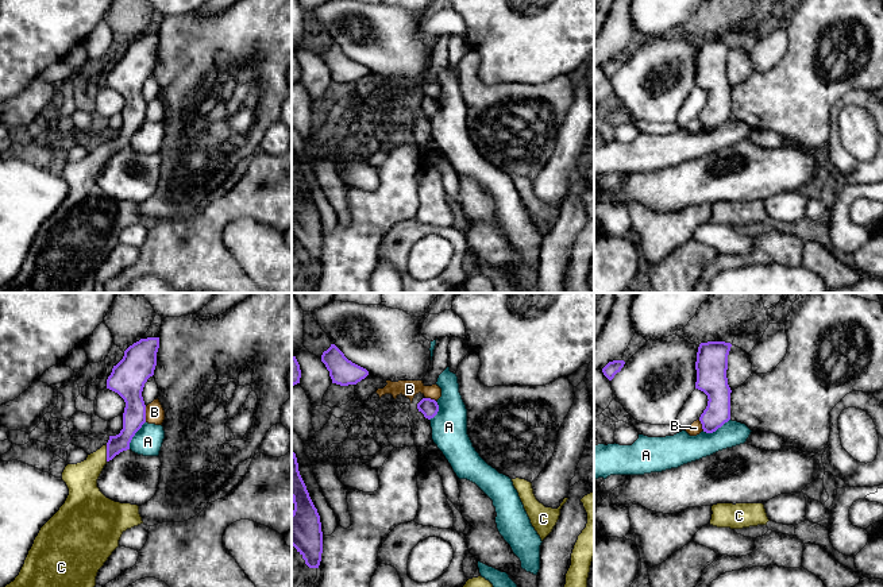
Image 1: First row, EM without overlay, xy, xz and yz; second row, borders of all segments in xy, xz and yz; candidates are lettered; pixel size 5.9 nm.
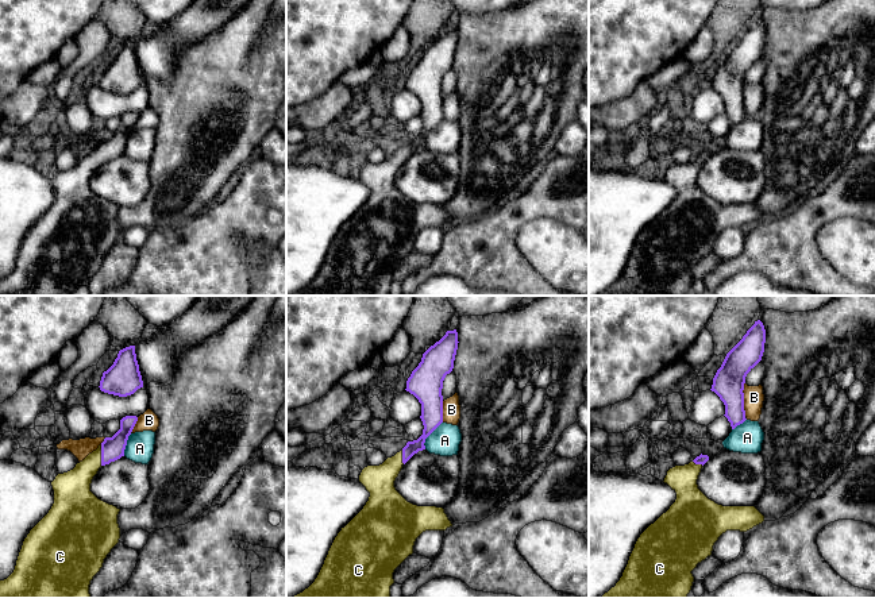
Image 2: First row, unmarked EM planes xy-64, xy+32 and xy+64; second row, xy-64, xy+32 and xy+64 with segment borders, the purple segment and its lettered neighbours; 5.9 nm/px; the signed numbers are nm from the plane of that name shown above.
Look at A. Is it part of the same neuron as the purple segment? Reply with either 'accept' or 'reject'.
reject

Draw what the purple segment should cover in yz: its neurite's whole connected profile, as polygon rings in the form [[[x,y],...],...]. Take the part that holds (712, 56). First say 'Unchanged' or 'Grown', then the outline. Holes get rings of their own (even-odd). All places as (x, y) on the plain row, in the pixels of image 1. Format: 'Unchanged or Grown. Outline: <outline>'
Unchanged. Outline: [[[725,39],[701,40],[697,50],[695,86],[707,93],[707,104],[699,115],[702,127],[713,131],[730,117],[730,85],[728,82],[728,53],[732,42]]]

